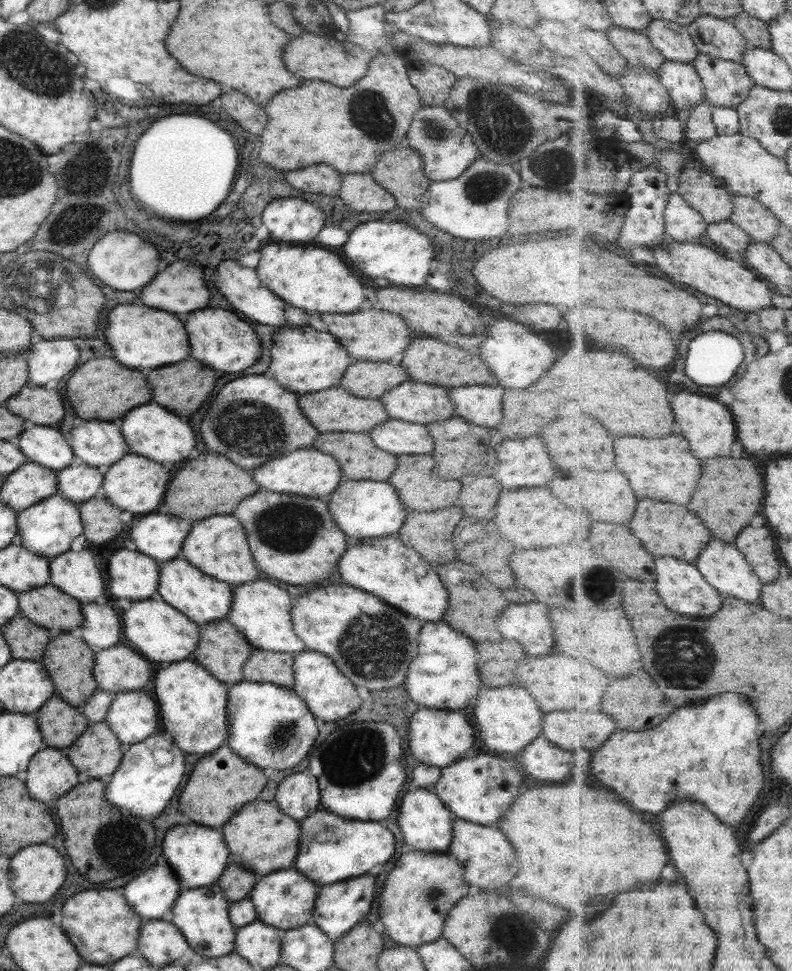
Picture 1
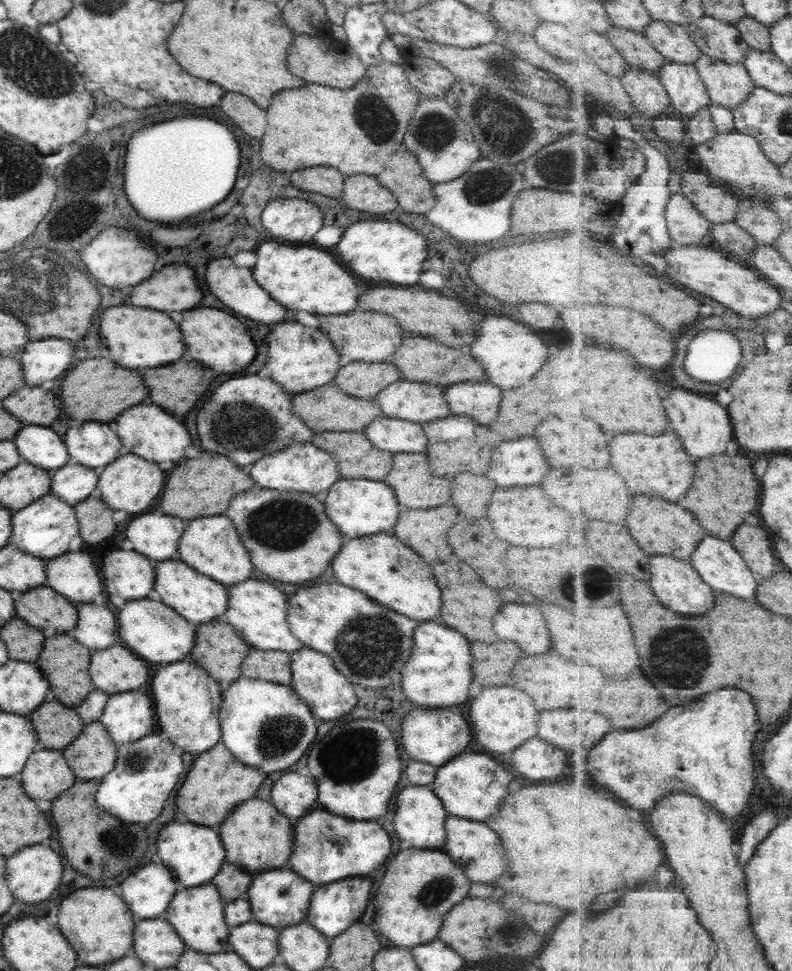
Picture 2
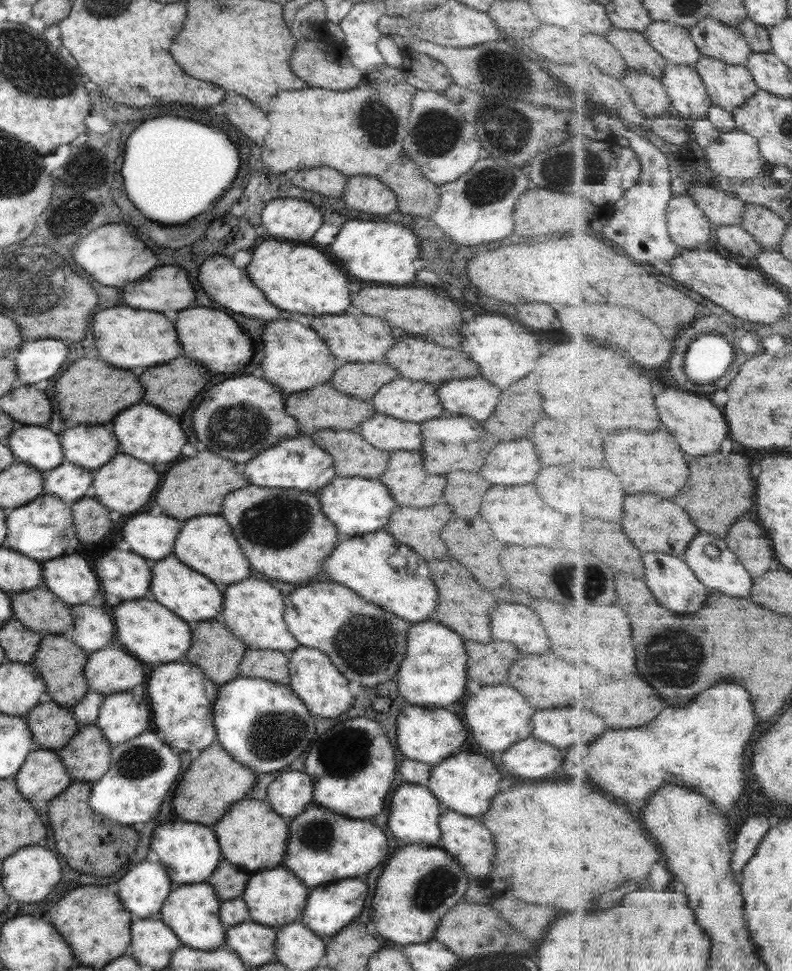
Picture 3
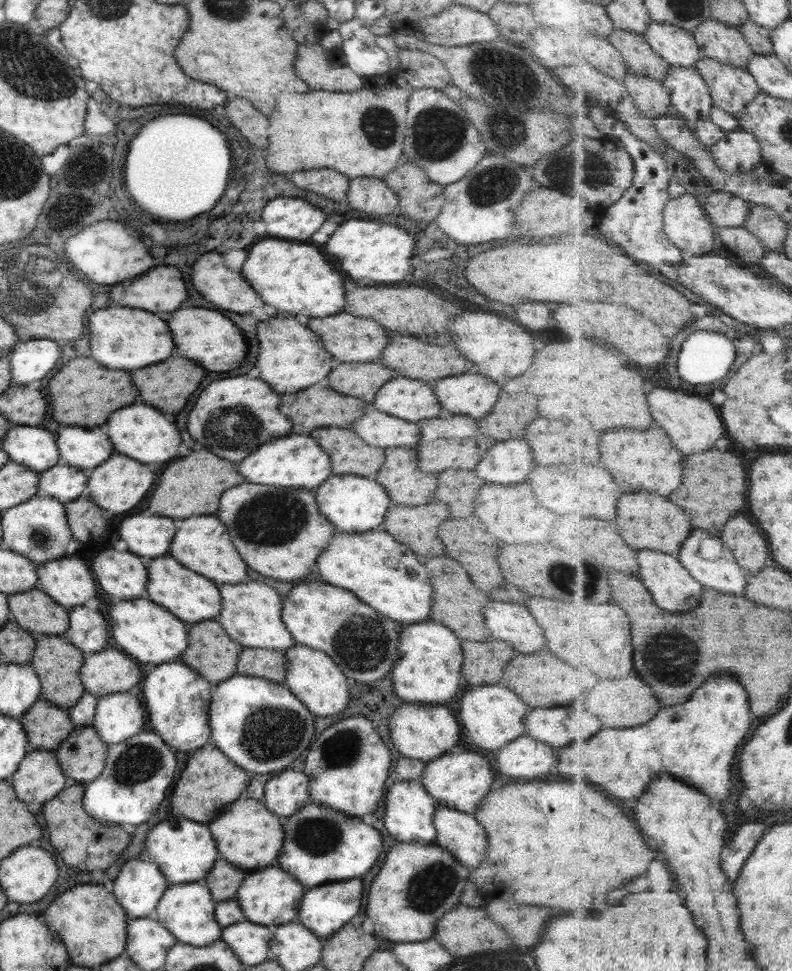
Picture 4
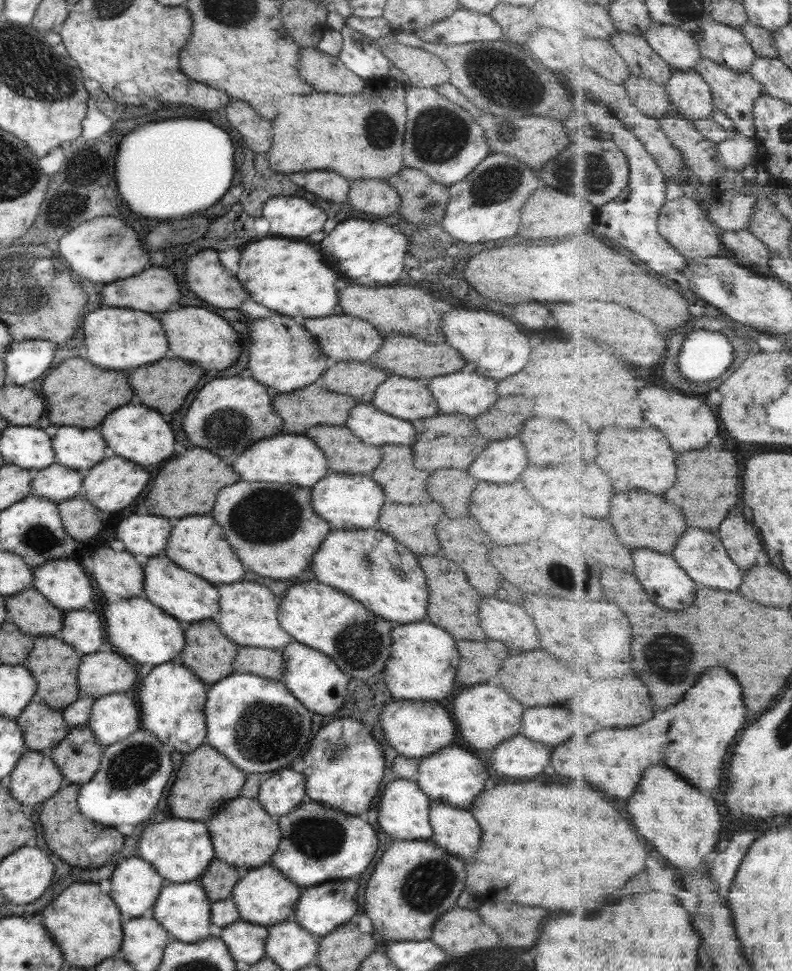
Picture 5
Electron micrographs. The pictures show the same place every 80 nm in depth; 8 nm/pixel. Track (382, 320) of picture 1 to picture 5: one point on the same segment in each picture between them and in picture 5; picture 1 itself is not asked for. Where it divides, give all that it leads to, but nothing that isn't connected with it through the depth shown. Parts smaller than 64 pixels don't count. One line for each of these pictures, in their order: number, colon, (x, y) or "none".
2: (364, 337)
3: (350, 339)
4: (347, 339)
5: (340, 338)

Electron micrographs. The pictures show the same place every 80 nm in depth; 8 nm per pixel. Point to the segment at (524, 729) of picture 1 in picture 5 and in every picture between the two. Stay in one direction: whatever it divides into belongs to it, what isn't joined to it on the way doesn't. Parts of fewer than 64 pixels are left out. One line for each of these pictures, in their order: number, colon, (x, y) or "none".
2: (501, 718)
3: (497, 716)
4: (490, 716)
5: (484, 716)

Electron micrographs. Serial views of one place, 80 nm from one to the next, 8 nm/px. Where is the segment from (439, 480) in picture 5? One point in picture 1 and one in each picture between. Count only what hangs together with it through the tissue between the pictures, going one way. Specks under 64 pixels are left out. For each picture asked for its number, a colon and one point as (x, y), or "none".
1: (477, 494)
2: (469, 493)
3: (462, 490)
4: (457, 489)

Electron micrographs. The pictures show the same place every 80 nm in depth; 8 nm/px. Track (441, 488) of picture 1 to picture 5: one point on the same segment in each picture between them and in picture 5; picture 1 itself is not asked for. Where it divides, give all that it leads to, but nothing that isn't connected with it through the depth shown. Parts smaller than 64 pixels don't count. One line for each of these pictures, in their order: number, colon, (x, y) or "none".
2: (414, 488)
3: (404, 477)
4: (404, 483)
5: (401, 483)

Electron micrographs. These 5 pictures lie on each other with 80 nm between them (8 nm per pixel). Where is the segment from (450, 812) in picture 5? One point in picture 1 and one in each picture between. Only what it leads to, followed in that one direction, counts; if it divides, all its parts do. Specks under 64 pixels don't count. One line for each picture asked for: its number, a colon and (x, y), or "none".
1: (483, 853)
2: (470, 844)
3: (464, 838)
4: (457, 832)

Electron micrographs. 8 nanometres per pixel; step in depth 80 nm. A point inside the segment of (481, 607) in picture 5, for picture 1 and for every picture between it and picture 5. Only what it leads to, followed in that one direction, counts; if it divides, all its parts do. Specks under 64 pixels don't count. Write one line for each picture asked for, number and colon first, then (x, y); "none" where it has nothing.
1: (527, 623)
2: (523, 625)
3: (514, 623)
4: (508, 622)

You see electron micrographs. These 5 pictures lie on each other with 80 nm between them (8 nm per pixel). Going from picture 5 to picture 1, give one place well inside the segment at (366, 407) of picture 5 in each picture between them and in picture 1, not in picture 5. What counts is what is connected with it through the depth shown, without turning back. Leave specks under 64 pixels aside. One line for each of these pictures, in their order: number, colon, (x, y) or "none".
1: (396, 437)
2: (386, 434)
3: (385, 433)
4: (378, 430)

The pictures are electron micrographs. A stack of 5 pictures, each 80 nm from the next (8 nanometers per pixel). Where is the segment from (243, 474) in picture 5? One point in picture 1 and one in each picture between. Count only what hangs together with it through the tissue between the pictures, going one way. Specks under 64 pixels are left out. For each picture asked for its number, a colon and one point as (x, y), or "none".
1: (306, 472)
2: (301, 467)
3: (298, 463)
4: (295, 461)

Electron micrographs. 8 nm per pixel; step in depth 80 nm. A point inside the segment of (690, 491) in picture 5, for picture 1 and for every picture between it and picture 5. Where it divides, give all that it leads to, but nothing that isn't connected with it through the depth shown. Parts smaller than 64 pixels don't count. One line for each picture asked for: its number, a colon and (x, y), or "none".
1: (731, 492)
2: (723, 494)
3: (720, 489)
4: (715, 487)

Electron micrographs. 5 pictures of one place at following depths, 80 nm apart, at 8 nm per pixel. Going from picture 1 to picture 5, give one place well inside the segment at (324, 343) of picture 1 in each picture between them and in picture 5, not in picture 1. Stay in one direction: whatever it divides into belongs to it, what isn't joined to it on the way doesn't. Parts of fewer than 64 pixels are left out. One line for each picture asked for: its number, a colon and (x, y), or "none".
2: (298, 358)
3: (294, 358)
4: (290, 357)
5: (282, 356)

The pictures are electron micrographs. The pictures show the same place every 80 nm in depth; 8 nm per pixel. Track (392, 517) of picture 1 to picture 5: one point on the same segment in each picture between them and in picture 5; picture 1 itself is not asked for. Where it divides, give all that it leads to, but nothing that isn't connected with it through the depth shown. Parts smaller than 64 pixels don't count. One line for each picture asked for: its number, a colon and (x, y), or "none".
2: (359, 507)
3: (355, 506)
4: (353, 504)
5: (346, 501)

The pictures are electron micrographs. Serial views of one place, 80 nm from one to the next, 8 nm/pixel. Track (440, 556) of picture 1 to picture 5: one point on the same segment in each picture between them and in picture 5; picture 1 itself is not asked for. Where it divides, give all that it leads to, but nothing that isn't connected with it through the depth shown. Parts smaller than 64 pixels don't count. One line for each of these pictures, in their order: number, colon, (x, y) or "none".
2: (423, 531)
3: (419, 529)
4: (415, 527)
5: (411, 525)

